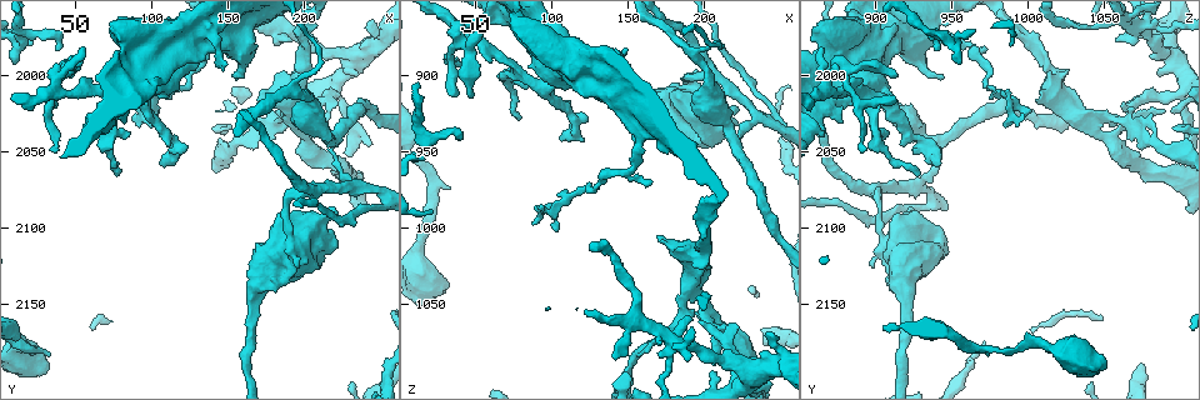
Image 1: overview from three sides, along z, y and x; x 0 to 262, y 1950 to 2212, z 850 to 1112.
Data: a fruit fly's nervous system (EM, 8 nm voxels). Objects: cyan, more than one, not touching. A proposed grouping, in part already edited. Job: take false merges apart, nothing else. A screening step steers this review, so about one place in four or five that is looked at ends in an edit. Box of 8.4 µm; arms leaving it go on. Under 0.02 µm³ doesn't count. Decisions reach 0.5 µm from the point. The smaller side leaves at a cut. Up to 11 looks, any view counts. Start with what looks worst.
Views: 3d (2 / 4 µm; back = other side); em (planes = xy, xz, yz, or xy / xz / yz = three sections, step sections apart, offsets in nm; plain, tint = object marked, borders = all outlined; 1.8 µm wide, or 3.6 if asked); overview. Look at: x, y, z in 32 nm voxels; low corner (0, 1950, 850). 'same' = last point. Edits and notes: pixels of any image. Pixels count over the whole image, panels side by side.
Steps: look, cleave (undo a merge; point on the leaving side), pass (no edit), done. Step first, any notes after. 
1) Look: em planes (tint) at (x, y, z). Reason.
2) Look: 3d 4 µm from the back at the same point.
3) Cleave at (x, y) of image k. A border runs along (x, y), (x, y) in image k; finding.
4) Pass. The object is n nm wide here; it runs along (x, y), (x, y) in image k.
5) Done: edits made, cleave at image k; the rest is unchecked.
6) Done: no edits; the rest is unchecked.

Look: em 3.6 µm planes (tint) at (190, 2108, 910). Thick turns thin.

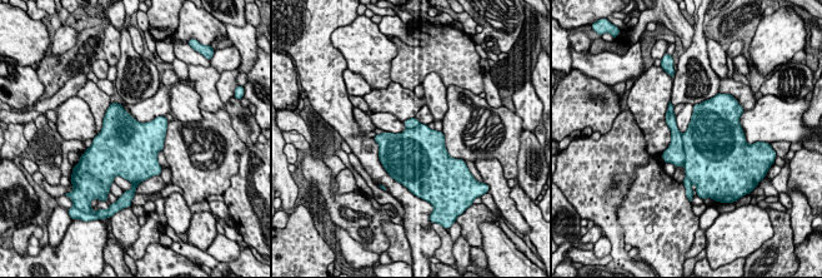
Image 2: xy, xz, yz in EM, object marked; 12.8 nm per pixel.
Cleave at (673, 154) of image 2. A border runs along (681, 134), (685, 164) in image 2; two neurons meet here.

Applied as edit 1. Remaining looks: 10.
Look: overview.

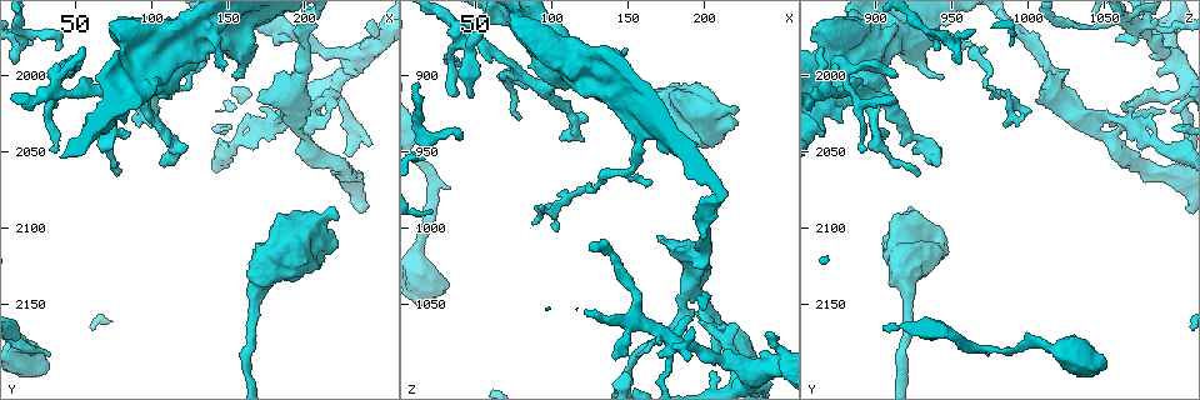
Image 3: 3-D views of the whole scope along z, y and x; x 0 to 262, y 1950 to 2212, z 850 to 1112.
Look: 3d 2 µm at (200, 2040, 1054). Arms part here.

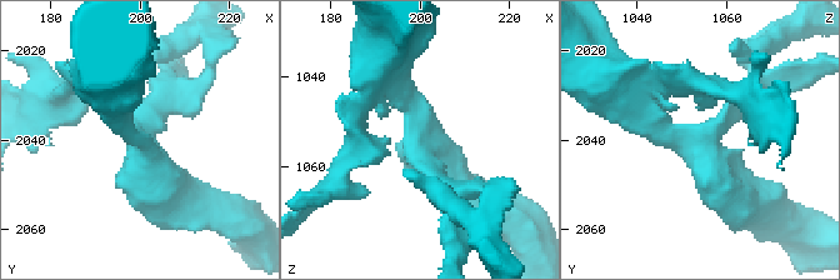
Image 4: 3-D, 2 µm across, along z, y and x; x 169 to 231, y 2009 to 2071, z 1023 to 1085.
Look: em planes (tint) at (200, 2041, 1052). 3 arms meet here; the arms are 170, 300, 380 nm wide.

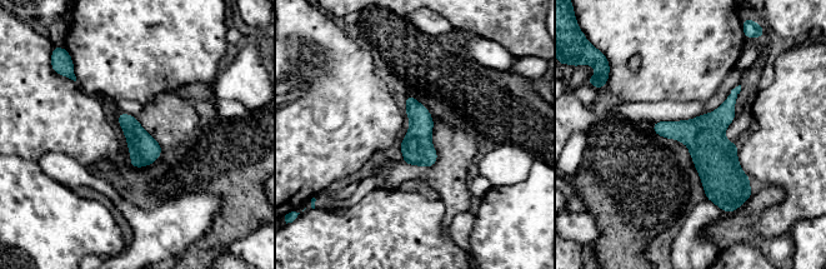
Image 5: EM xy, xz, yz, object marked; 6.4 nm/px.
Pass. The object is 190 nm wide here; one neuron here.

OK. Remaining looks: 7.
Look: 3d 2 µm at (22, 2180, 980). Thin neck.

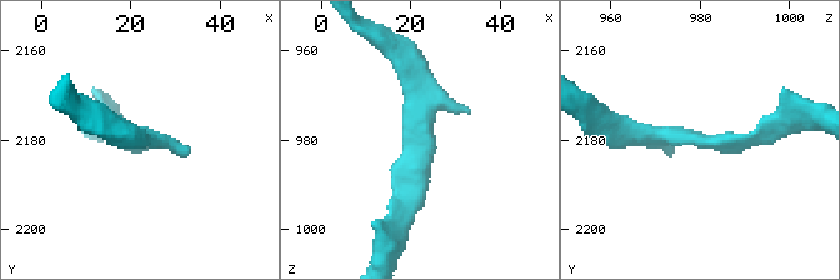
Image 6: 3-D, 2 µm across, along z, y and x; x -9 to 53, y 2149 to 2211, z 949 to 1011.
Look: em planes (tint) at (22, 2180, 978). Need the tissue.

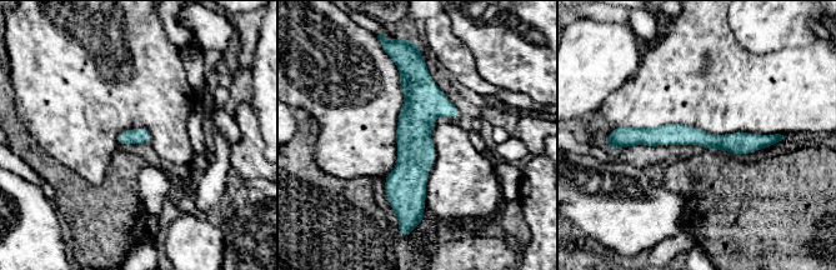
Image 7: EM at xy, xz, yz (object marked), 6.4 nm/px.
Pass. Continuous, no second neuron.

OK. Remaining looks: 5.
Look: em yz step 4 (tint) at (152, 1980, 962). Sharp bend.

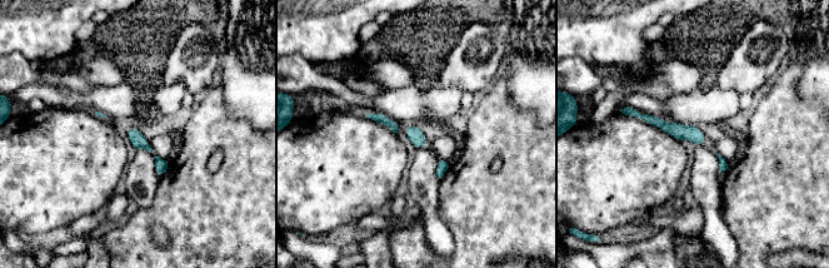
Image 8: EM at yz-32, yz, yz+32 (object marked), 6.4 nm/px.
Look: em planes (tint) at the same point.

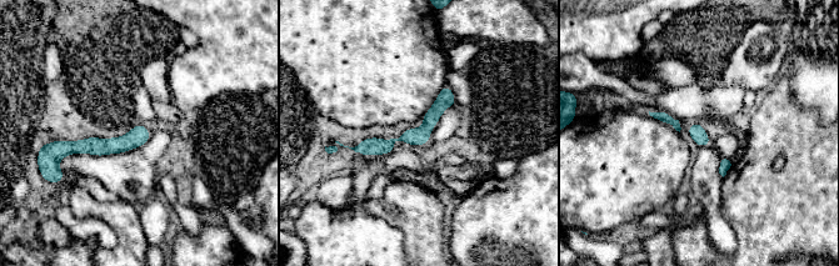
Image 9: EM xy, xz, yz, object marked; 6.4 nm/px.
Pass. It runs along (448, 91), (416, 136), (358, 149) in image 9; continuous, no second neuron.

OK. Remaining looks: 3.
Done: edits made, cleave at image 2; the rest is unchecked.

